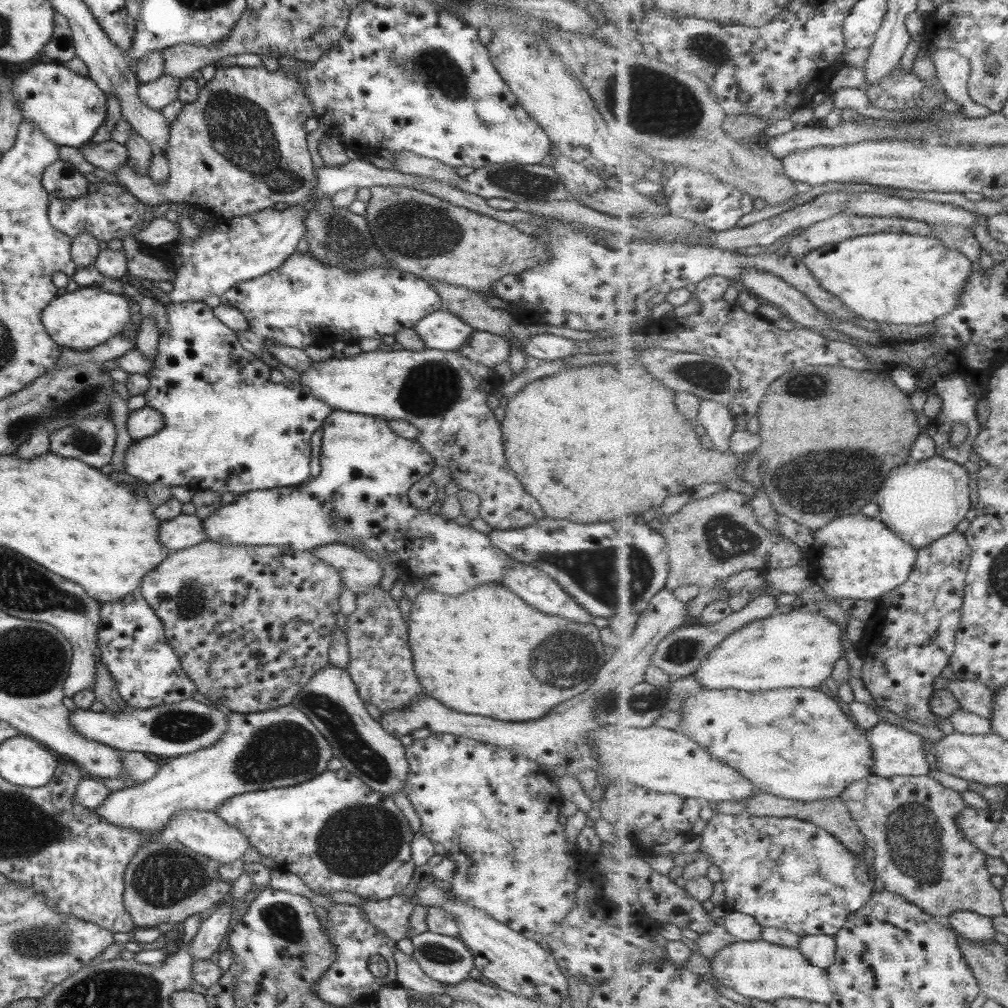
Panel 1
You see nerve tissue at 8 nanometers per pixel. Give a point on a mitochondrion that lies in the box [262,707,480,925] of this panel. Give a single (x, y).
(357, 841)

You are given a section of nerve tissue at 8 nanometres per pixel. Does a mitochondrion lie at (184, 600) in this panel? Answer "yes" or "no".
yes

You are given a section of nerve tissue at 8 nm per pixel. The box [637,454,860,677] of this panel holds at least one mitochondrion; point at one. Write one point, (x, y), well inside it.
(725, 539)

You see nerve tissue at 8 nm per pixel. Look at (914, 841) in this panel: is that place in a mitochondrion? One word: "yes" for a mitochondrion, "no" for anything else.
yes

